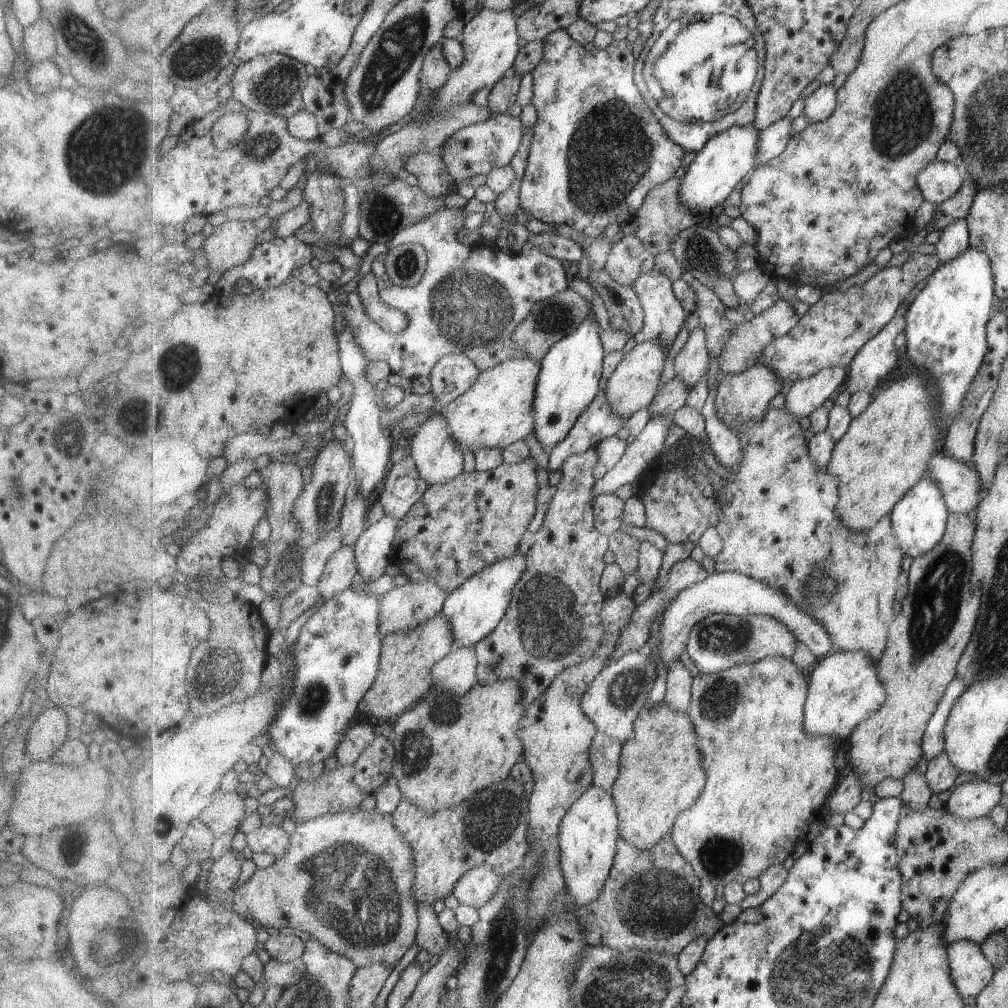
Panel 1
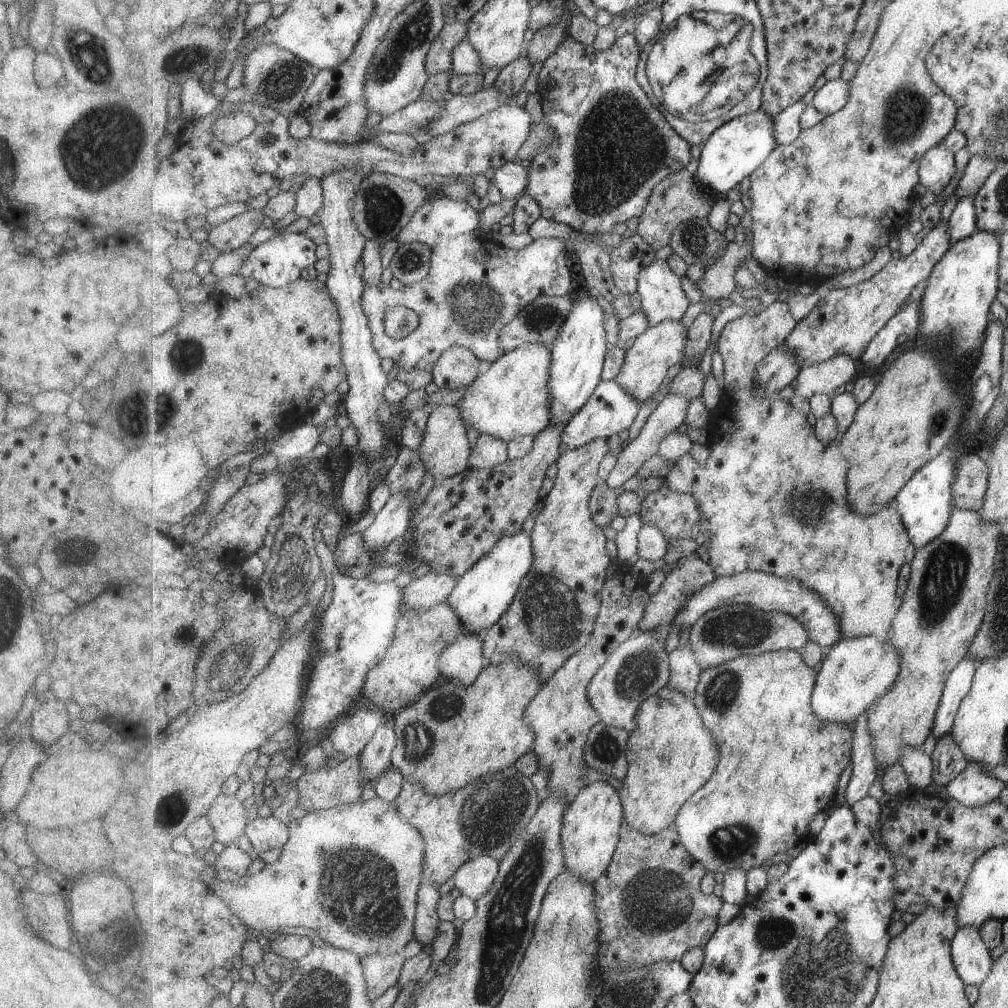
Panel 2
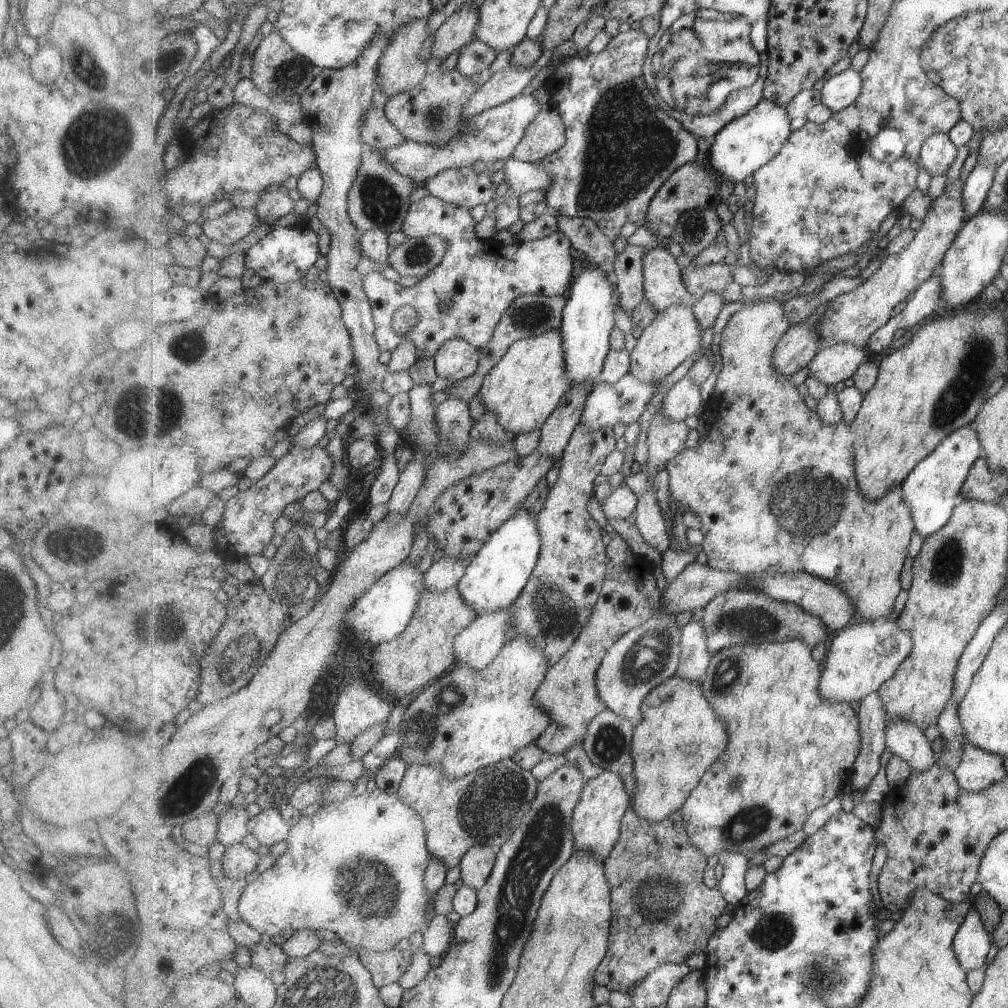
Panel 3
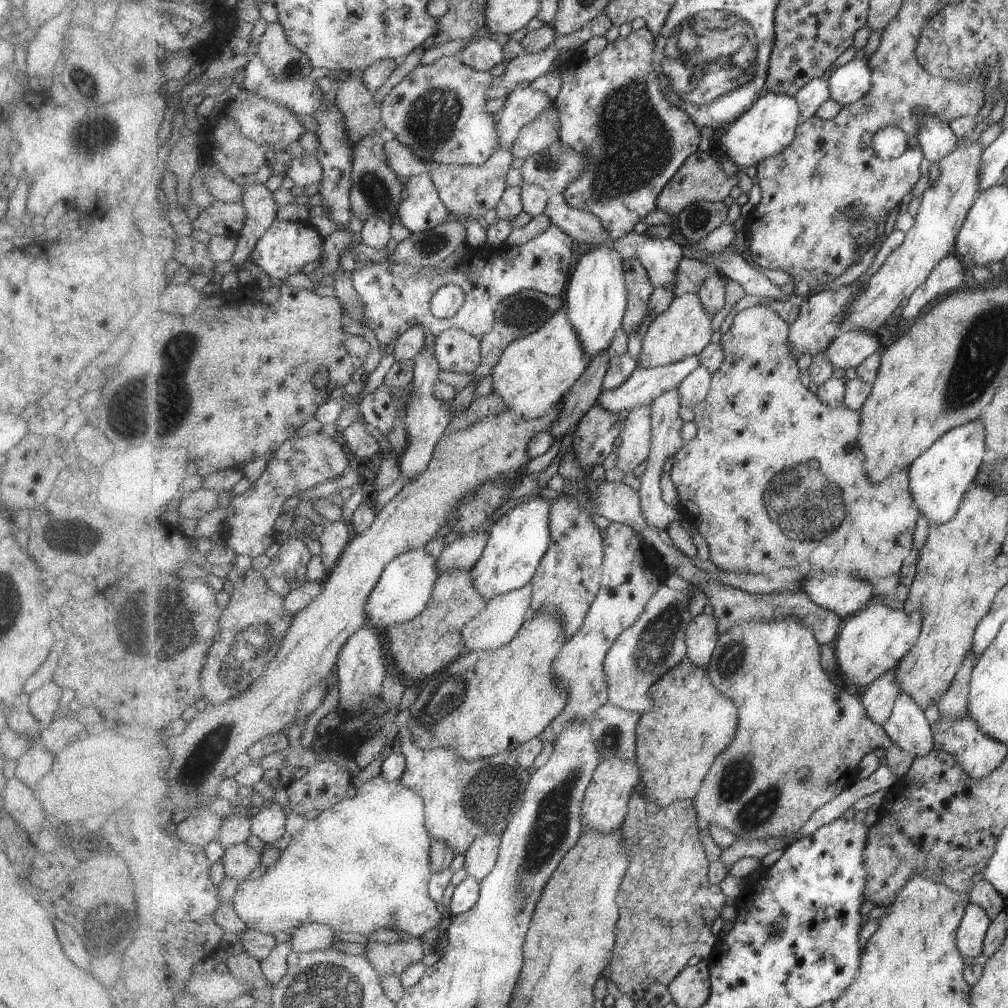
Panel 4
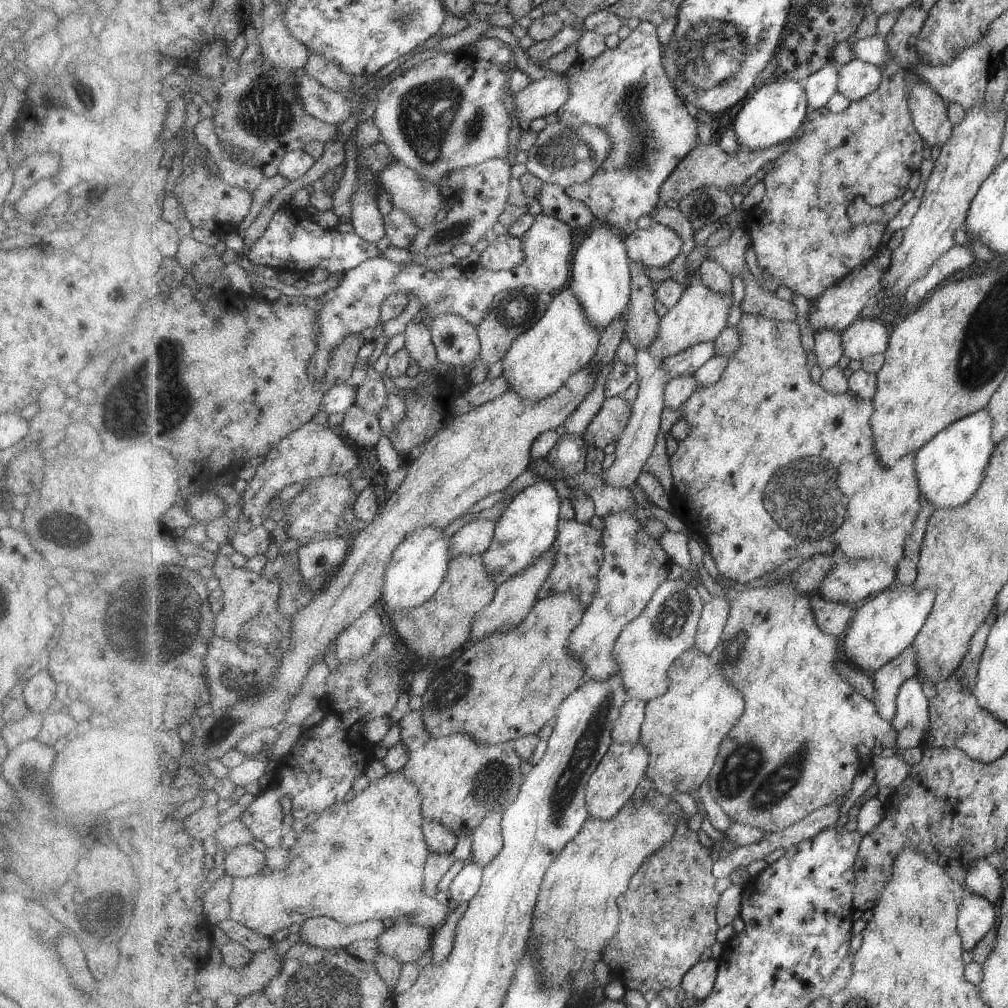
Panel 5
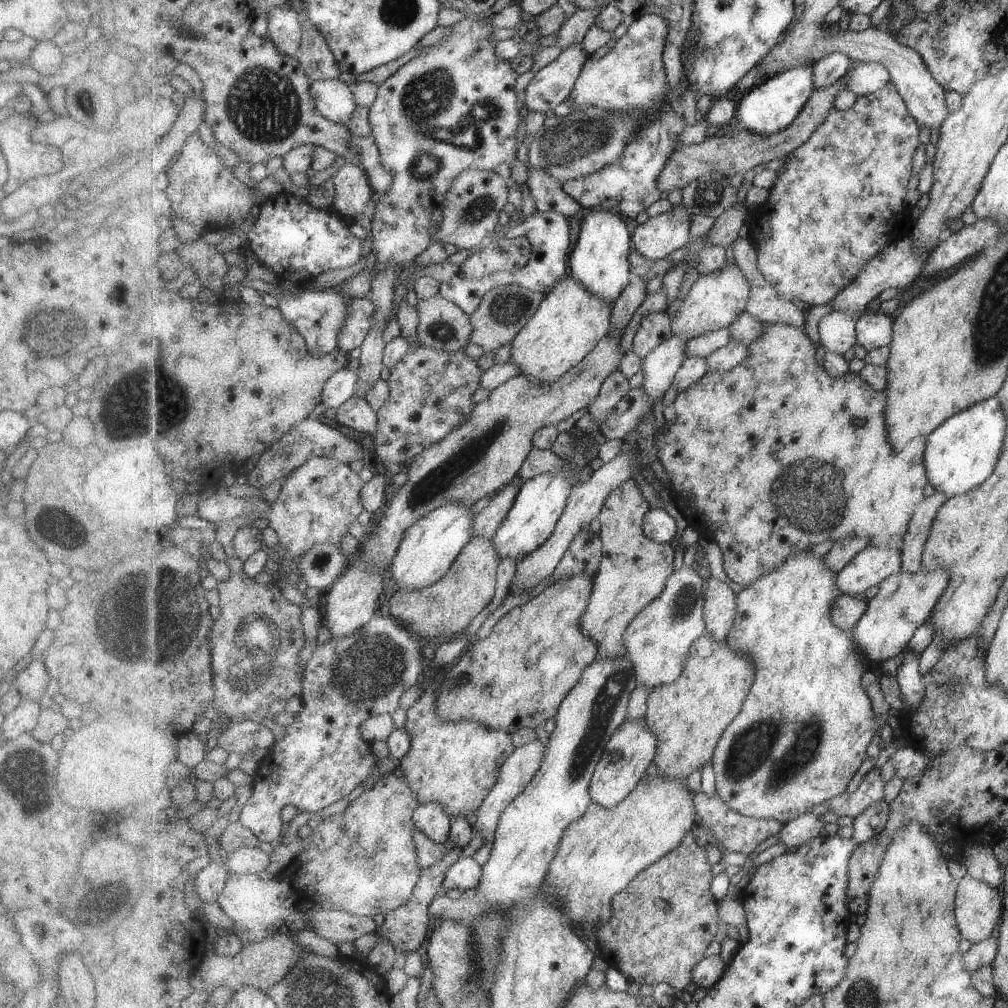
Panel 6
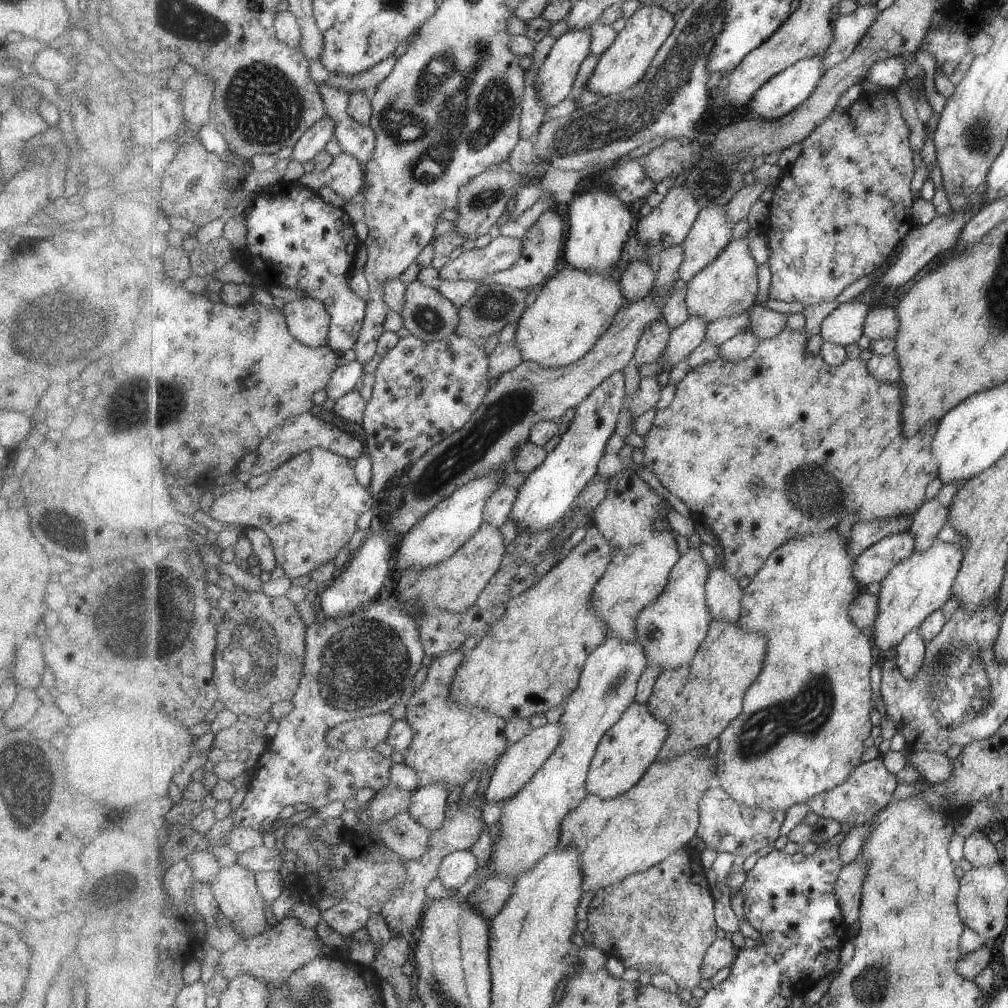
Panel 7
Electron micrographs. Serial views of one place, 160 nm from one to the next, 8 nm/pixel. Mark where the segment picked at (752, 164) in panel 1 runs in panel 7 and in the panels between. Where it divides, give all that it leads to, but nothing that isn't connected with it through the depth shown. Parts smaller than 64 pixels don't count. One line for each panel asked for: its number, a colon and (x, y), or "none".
2: (735, 150)
3: (749, 142)
4: (770, 126)
5: (774, 114)
6: (768, 108)
7: (788, 90)

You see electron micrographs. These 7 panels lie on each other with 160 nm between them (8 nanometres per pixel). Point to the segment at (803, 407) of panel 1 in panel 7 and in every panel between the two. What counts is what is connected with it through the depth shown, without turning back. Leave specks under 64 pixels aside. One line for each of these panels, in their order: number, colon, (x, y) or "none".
2: (827, 378)
3: (832, 365)
4: (852, 347)
5: (865, 337)
6: (874, 330)
7: (881, 323)

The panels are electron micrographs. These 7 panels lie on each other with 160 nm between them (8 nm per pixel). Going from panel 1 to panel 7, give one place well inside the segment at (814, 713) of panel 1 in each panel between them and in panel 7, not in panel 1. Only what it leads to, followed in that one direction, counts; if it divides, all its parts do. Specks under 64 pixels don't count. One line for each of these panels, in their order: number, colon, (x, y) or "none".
2: (855, 673)
3: (861, 658)
4: (872, 642)
5: (884, 627)
6: (904, 602)
7: (919, 586)

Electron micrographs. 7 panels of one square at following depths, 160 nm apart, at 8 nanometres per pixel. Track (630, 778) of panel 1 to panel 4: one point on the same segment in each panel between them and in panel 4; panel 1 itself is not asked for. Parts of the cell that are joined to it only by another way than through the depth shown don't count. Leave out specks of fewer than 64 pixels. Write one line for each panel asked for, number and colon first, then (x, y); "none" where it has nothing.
2: (671, 755)
3: (681, 736)
4: (692, 723)

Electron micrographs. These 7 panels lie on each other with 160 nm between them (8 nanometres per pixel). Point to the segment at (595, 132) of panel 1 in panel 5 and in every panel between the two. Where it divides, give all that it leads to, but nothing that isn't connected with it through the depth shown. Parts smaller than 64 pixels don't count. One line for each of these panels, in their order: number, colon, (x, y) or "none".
2: (612, 147)
3: (621, 148)
4: (613, 103)
5: (626, 91)

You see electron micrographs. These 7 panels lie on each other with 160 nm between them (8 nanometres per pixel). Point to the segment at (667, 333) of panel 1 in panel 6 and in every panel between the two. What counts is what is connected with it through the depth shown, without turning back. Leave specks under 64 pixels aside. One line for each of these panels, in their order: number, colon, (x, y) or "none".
2: (663, 297)
3: (664, 283)
4: (661, 257)
5: (657, 247)
6: (657, 238)

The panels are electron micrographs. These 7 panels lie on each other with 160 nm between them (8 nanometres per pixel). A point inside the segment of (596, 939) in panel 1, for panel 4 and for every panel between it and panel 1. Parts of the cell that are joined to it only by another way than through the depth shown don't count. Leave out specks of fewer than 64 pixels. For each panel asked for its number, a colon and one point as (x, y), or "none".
2: (651, 906)
3: (663, 912)
4: (668, 907)

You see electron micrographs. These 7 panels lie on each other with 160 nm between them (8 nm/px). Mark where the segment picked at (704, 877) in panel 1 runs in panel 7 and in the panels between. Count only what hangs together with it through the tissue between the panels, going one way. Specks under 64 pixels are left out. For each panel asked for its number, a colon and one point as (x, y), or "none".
2: (777, 756)
3: (790, 751)
4: (803, 735)
5: (806, 734)
6: (803, 733)
7: (805, 721)

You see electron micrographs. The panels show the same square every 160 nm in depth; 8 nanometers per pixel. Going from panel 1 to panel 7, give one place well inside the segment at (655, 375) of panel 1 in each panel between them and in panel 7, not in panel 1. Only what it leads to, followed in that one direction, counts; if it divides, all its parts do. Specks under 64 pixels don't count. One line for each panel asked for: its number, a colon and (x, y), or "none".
2: (648, 361)
3: (675, 334)
4: (684, 330)
5: (701, 315)
6: (716, 301)
7: (730, 285)

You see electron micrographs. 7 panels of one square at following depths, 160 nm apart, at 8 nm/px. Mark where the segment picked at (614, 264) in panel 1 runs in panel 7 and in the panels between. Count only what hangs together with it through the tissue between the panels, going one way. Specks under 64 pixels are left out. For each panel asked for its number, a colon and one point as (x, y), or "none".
2: (632, 254)
3: (629, 265)
4: (640, 286)
5: (642, 322)
6: (654, 329)
7: (655, 341)

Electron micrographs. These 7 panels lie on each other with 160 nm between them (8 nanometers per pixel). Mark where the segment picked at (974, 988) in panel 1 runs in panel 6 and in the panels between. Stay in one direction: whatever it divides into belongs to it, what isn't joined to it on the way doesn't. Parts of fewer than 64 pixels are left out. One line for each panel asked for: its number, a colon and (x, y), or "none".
2: (971, 956)
3: (972, 943)
4: (974, 928)
5: (977, 915)
6: (979, 907)

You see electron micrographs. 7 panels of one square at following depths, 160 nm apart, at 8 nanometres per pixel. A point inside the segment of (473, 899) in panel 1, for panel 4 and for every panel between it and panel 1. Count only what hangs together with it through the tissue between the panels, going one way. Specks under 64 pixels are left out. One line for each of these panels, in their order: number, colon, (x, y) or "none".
2: (475, 878)
3: (478, 864)
4: (481, 859)

